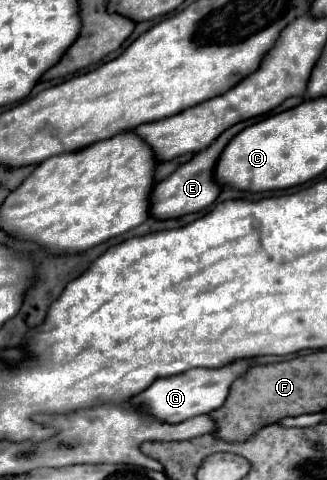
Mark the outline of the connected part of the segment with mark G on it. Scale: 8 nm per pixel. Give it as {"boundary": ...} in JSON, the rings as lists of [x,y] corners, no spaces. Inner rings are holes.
{"boundary":[[[239,359],[239,361],[233,361],[219,369],[191,369],[181,375],[157,379],[151,387],[147,387],[139,395],[135,395],[131,401],[135,407],[145,407],[149,415],[153,415],[161,421],[169,421],[169,423],[185,421],[189,417],[195,417],[201,413],[211,413],[223,405],[231,383],[247,373],[249,363],[251,363],[249,359]]]}

